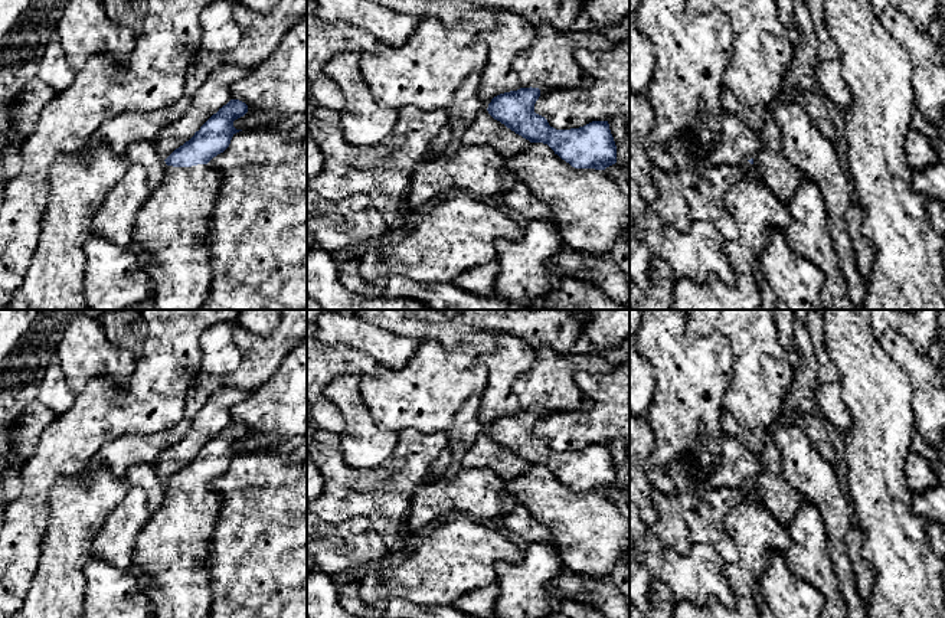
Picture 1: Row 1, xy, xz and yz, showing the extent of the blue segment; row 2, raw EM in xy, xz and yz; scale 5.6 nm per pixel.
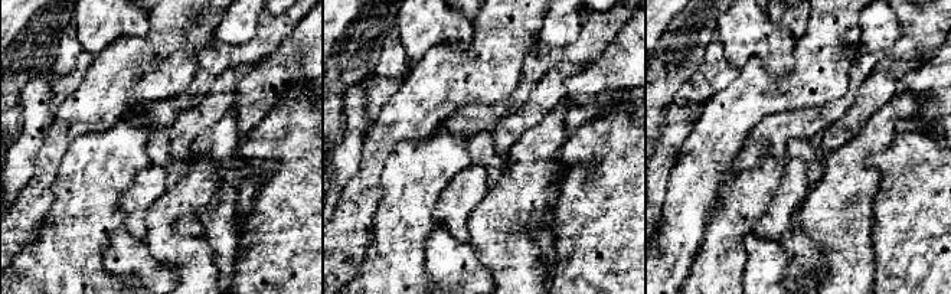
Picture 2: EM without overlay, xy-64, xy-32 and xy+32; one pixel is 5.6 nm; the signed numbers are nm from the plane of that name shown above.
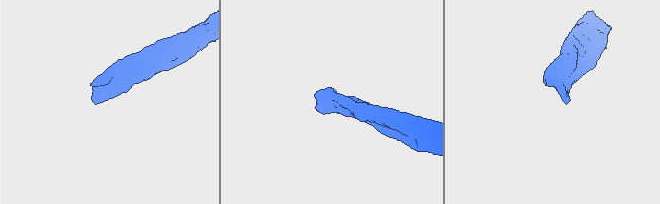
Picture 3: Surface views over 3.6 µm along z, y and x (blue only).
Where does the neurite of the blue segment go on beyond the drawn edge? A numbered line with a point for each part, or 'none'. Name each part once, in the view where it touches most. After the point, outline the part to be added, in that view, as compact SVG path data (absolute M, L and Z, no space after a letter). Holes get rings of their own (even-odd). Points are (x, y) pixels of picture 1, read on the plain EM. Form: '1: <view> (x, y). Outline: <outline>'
1: xy (173, 548). Outline: M207 487L167 488L160 509L137 534L131 557L148 579L145 595L154 618L210 618L215 595L207 562L220 506L222 497Z

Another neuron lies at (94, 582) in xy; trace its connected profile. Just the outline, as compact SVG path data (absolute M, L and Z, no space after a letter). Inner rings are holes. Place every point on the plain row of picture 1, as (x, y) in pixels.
M92 557L84 568L85 575L85 618L154 618L150 598L137 591L137 581L125 569Z

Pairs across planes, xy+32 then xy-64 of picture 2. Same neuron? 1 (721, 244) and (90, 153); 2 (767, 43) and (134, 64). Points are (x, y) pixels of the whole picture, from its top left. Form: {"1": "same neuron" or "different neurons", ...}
{"1": "same neuron", "2": "different neurons"}

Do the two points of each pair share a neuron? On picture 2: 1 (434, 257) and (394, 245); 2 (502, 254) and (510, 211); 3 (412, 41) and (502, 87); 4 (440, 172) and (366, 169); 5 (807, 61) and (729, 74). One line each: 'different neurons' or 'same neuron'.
1: different neurons
2: same neuron
3: different neurons
4: different neurons
5: different neurons

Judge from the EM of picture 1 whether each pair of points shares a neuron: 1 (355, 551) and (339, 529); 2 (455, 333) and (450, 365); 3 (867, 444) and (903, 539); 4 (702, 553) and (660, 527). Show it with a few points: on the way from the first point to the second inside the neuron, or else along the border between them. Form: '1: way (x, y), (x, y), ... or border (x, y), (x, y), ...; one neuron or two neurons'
1: border (350, 536), (339, 539); two neurons
2: border (484, 332), (468, 333), (453, 349), (422, 343); two neurons
3: way (876, 467), (876, 486), (886, 516); one neuron
4: border (657, 538), (666, 548), (680, 553), (692, 548); two neurons

